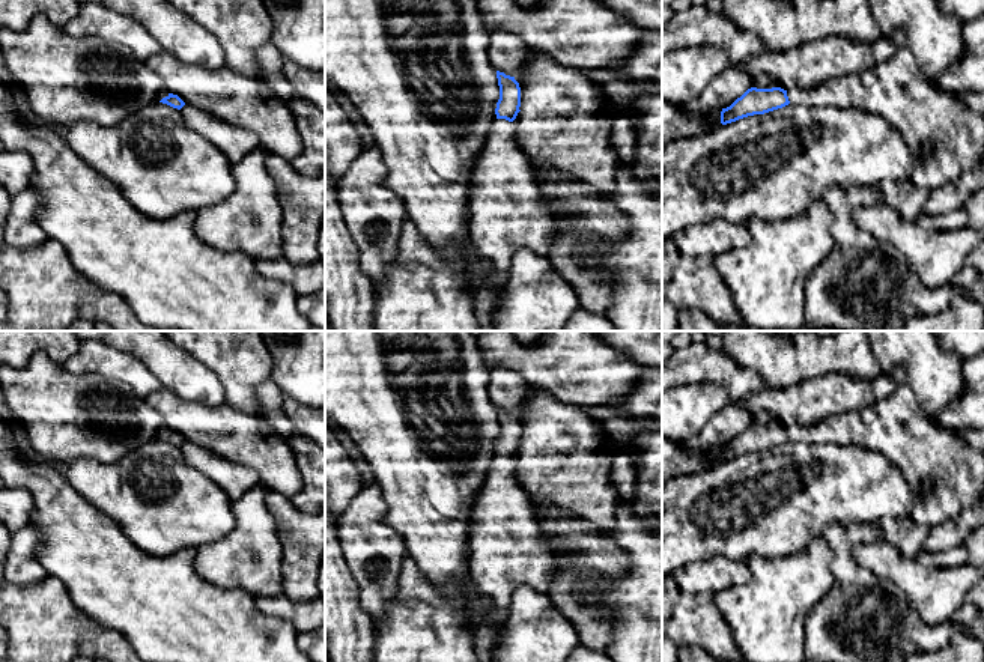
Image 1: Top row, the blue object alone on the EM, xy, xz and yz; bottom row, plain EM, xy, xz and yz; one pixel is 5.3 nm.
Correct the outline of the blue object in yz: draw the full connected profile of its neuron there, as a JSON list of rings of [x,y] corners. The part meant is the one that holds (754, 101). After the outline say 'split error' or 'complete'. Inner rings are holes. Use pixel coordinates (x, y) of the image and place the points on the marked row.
[[[903,47],[888,60],[876,62],[859,74],[831,78],[809,89],[751,87],[730,107],[722,108],[721,123],[764,114],[788,104],[805,108],[856,108],[885,119],[919,153],[919,164],[910,179],[930,191],[955,182],[963,170],[984,159],[984,116],[970,114],[960,98],[924,81],[918,74],[913,54]]]; split error

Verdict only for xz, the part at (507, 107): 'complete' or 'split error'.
split error

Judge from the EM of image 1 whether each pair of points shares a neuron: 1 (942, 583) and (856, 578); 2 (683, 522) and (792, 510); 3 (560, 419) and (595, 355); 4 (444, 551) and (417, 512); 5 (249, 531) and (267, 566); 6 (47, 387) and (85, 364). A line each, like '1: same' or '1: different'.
1: different
2: same
3: different
4: same
5: same
6: different

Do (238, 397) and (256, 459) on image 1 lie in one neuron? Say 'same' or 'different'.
different

